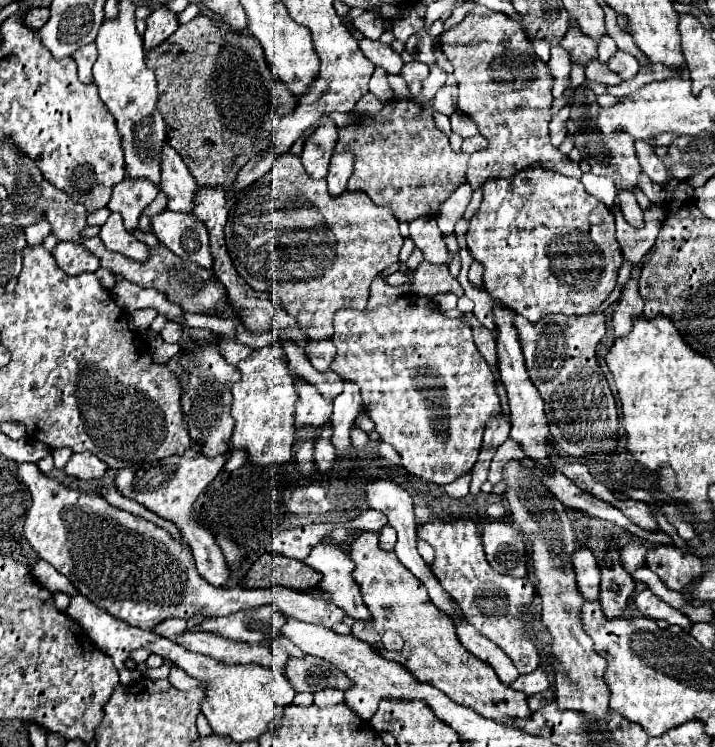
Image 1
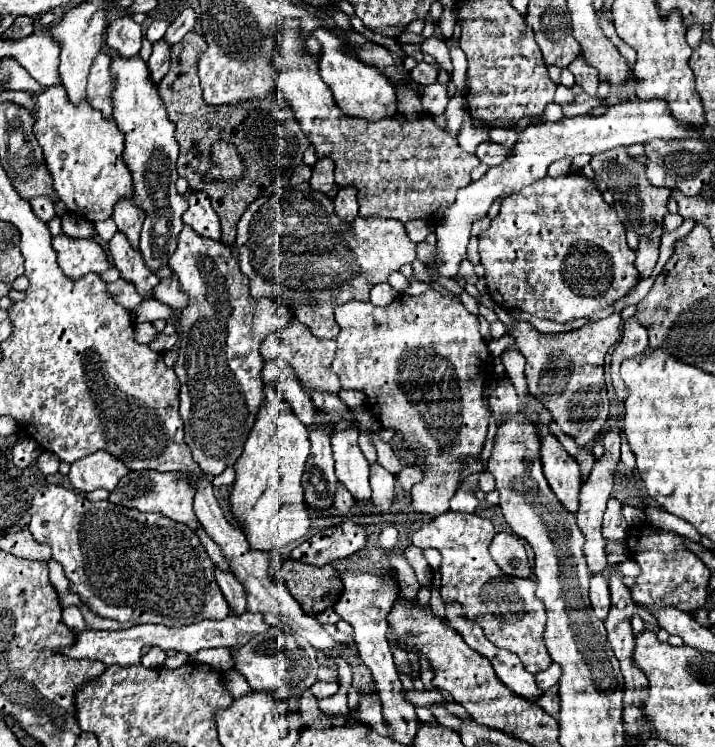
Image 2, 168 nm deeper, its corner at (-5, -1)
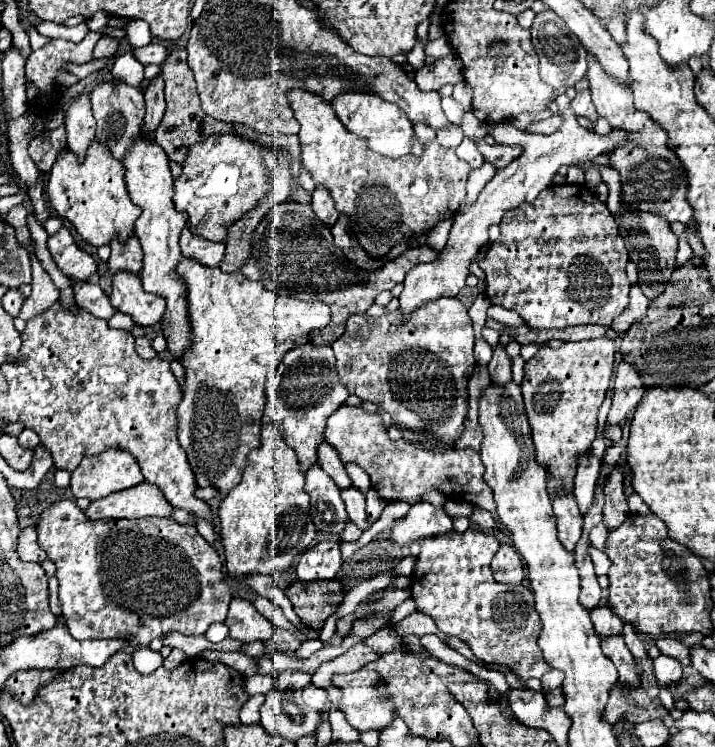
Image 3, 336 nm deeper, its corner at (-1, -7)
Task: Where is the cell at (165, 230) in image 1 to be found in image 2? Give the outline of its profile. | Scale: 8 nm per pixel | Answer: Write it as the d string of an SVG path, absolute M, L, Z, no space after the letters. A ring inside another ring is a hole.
M183 226L177 238L177 250L169 258L169 266L177 274L181 288L191 298L189 306L181 310L181 346L179 358L173 366L181 382L179 414L185 422L185 442L189 444L193 460L199 464L199 468L207 474L217 476L227 466L233 466L241 456L243 444L253 428L255 414L263 402L263 358L259 354L259 344L267 334L283 330L293 312L287 300L253 300L249 296L249 280L241 274L239 262L237 258L233 258L233 250L211 238L199 238L199 234L189 230L189 226Z

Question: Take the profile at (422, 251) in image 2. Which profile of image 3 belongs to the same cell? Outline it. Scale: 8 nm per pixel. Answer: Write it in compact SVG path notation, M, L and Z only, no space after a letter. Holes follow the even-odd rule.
M451 218L439 222L439 224L437 224L429 234L427 234L427 244L429 244L431 248L435 248L435 250L443 250L445 244L447 244L447 236L449 236L451 224L453 224Z

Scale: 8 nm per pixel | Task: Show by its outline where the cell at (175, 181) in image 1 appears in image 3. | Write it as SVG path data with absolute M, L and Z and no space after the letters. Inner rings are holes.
M185 226L183 234L181 234L181 254L185 258L199 260L205 266L219 266L223 260L223 252L225 252L225 246L221 242L217 244L217 242L205 240L201 236L195 236Z

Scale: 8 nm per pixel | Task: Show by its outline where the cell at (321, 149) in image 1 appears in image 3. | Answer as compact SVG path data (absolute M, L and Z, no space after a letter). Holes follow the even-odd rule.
M317 188L317 190L313 192L311 208L313 208L313 212L315 212L315 218L317 218L319 222L323 222L325 226L329 226L329 228L331 228L331 226L337 222L337 218L339 218L339 212L335 210L335 204L333 204L333 200L331 200L331 196L329 196L329 192L327 192L325 188Z

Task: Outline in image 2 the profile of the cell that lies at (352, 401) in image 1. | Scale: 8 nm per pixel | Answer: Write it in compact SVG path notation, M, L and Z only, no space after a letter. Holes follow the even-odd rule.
M355 426L335 432L331 436L335 474L339 482L343 482L343 486L353 494L353 498L365 500L371 496L369 462L363 456L357 440L359 440L359 428Z

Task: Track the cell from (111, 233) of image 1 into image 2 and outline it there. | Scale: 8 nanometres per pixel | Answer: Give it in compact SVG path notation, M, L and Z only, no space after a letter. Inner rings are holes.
M115 232L115 236L109 240L109 252L113 256L115 268L121 272L121 278L133 282L143 298L153 298L151 290L159 282L159 278L151 270L147 270L147 264L143 262L139 250L135 250L127 242L127 238L123 238L123 234Z

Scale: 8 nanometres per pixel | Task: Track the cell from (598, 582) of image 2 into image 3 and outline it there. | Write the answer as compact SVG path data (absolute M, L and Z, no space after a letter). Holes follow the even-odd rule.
M599 606L599 608L591 610L591 622L599 636L623 634L623 620L617 618L607 606Z

